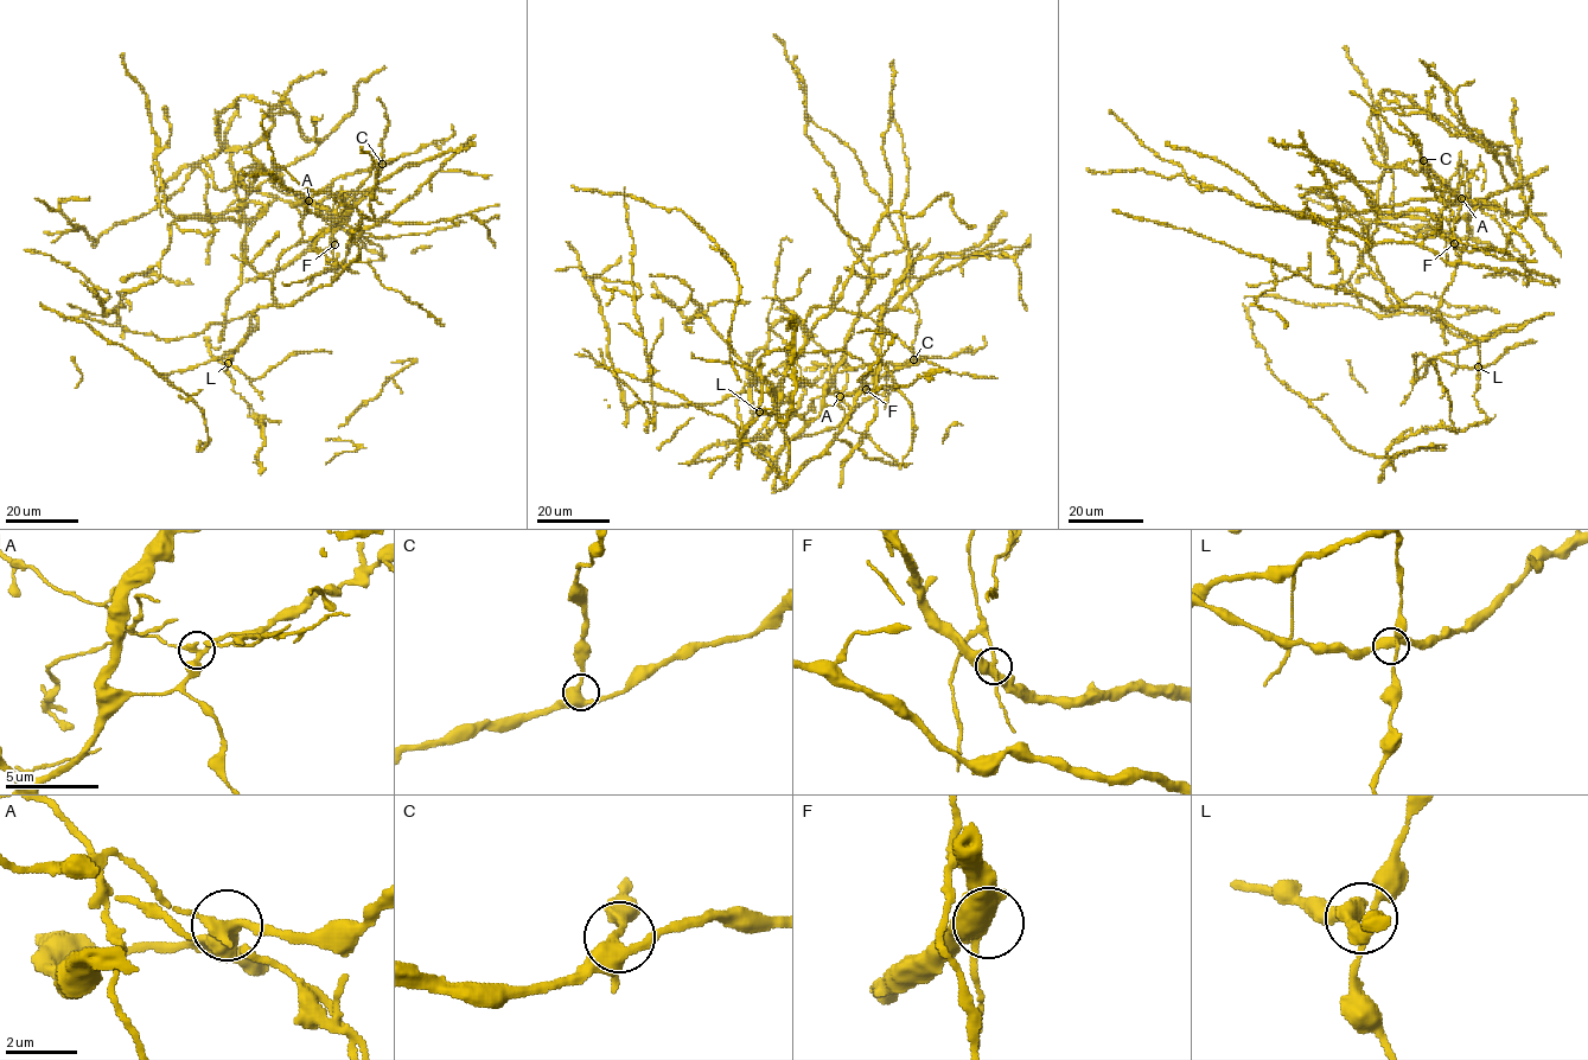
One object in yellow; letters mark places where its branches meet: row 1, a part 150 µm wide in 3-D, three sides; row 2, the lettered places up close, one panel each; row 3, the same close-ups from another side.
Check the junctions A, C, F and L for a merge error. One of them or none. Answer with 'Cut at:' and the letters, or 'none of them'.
Cut at: A

